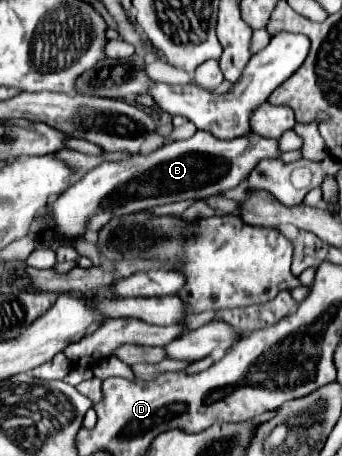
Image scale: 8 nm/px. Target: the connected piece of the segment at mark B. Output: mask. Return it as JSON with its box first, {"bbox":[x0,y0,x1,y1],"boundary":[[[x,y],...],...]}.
{"bbox":[51,130,277,238],"boundary":[[[199,130],[187,140],[167,142],[149,154],[127,156],[117,162],[105,160],[55,200],[51,228],[61,236],[75,238],[83,236],[87,230],[97,232],[113,216],[125,216],[179,200],[221,194],[239,186],[259,160],[275,158],[277,154],[277,140],[257,134],[233,140],[217,140],[213,134]]]}

